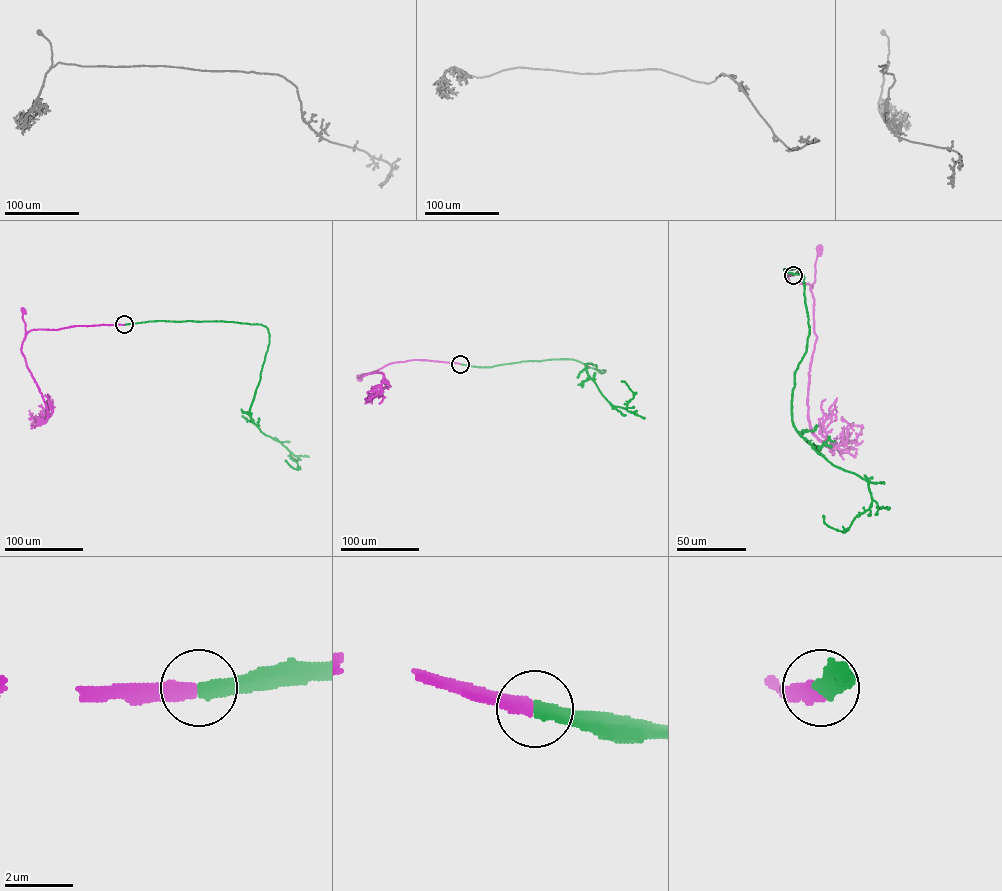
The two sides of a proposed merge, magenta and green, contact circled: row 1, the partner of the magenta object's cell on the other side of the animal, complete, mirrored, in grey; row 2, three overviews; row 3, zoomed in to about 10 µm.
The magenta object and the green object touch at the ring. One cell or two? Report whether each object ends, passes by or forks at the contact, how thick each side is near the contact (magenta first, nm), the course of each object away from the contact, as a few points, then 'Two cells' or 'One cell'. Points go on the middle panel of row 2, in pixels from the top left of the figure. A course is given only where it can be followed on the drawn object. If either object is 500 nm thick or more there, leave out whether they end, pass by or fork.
At the ring magenta ends. At the ring green ends. Thickness 360 nm (magenta) against 340 nm. Course of magenta: (460, 364), (413, 359), (361, 374), (359, 378). Course of green: (460, 364), (569, 359), (605, 371), (592, 363), (586, 372), (601, 394), (626, 408), (633, 394), (621, 381). One cell

